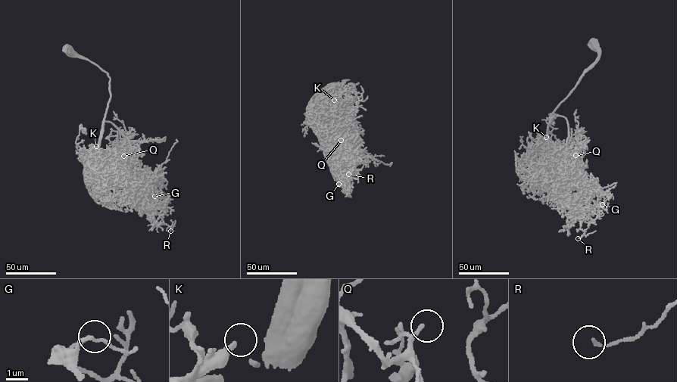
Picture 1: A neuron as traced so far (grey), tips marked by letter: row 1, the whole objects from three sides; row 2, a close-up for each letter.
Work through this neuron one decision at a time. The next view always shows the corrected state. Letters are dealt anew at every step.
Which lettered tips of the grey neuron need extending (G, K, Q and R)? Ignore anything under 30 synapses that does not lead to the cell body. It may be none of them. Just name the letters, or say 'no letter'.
K

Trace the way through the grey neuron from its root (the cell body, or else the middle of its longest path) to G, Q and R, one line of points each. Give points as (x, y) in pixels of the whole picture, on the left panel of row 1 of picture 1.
G: (67, 50), (109, 78), (98, 148), (104, 163), (136, 194), (148, 200), (154, 196)
Q: (67, 50), (96, 64), (108, 76), (110, 96), (103, 122), (112, 124), (129, 141), (132, 152), (123, 156)
R: (67, 50), (109, 78), (98, 148), (104, 163), (142, 197), (152, 219), (170, 231)

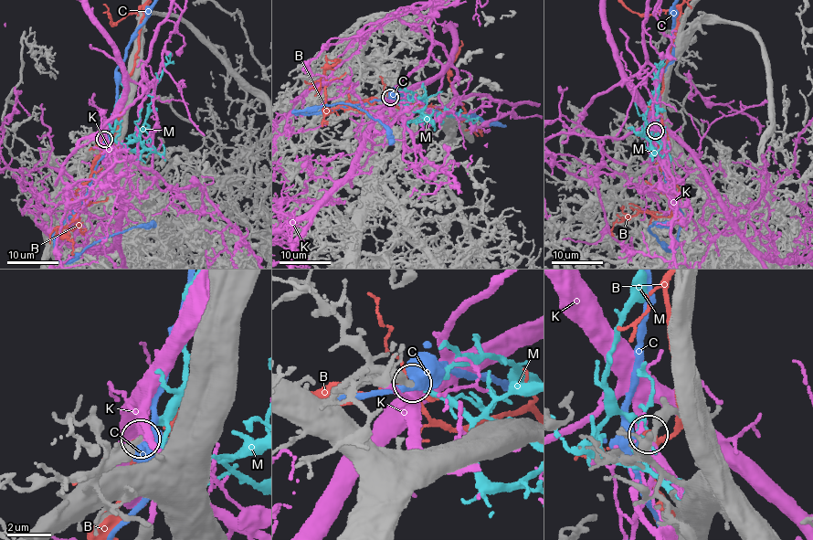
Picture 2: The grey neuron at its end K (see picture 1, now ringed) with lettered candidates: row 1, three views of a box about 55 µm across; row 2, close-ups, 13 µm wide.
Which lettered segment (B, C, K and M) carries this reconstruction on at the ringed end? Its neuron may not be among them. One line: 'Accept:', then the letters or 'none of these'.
Accept: M

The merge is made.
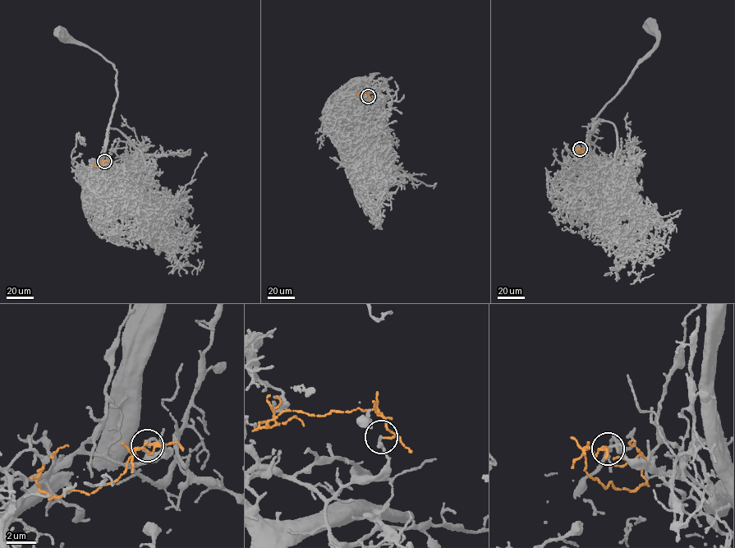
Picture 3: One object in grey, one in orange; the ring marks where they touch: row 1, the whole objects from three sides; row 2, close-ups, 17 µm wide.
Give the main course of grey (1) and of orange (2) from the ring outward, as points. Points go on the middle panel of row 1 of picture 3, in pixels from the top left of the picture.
1: (368, 96), (360, 105), (367, 103), (377, 105), (391, 138), (378, 143), (365, 141), (351, 123)
2: (368, 96), (365, 94), (356, 95), (360, 95)

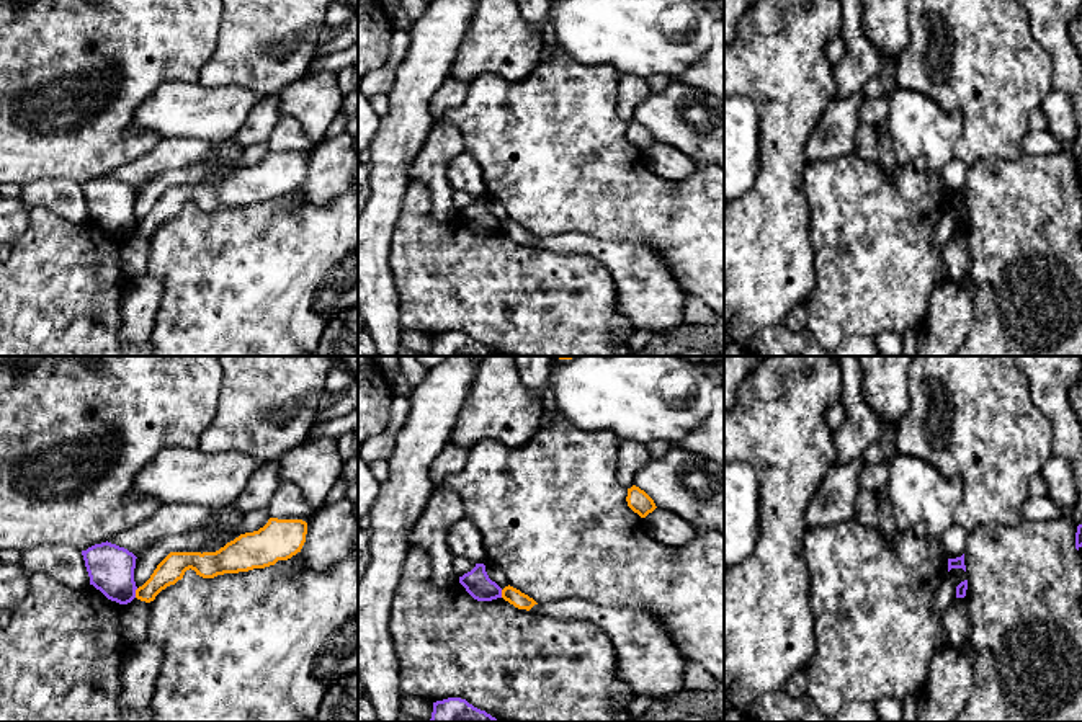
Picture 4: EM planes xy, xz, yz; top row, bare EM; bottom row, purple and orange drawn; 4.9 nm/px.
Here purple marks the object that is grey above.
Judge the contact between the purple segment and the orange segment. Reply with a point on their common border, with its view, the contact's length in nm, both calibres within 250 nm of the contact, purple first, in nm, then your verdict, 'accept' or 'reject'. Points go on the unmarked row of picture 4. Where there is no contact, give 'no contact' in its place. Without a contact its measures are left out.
meets purple in xy at (134, 227); contact 50 nm long; 220 nm thick on the purple side, 130 nm on the other; reject

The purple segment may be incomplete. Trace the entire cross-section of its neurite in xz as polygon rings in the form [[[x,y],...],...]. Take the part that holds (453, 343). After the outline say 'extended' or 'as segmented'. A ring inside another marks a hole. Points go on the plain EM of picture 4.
[[[461,332],[433,336],[431,356],[499,356],[495,351]]] | as segmented

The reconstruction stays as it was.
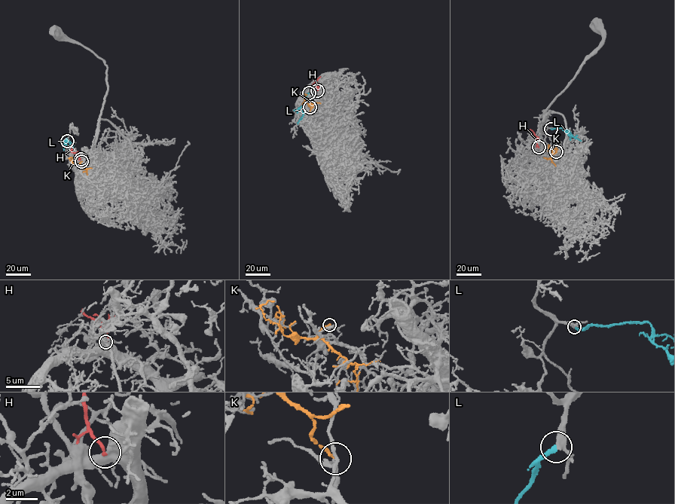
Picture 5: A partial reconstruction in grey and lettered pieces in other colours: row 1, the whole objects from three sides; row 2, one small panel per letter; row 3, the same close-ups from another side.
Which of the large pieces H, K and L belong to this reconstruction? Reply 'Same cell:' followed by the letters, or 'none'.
Same cell: L

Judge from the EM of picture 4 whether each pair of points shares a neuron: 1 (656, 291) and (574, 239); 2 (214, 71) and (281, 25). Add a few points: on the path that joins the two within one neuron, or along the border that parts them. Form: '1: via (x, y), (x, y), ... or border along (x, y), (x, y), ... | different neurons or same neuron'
1: via (641, 275), (603, 247), (595, 247) | same neuron
2: via (231, 66), (265, 38) | same neuron

